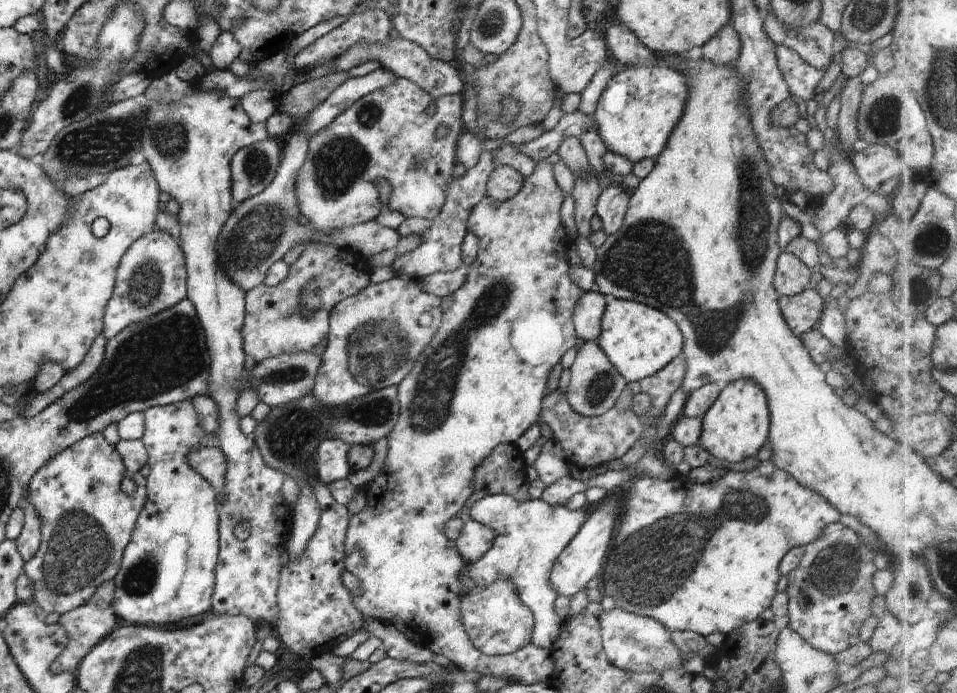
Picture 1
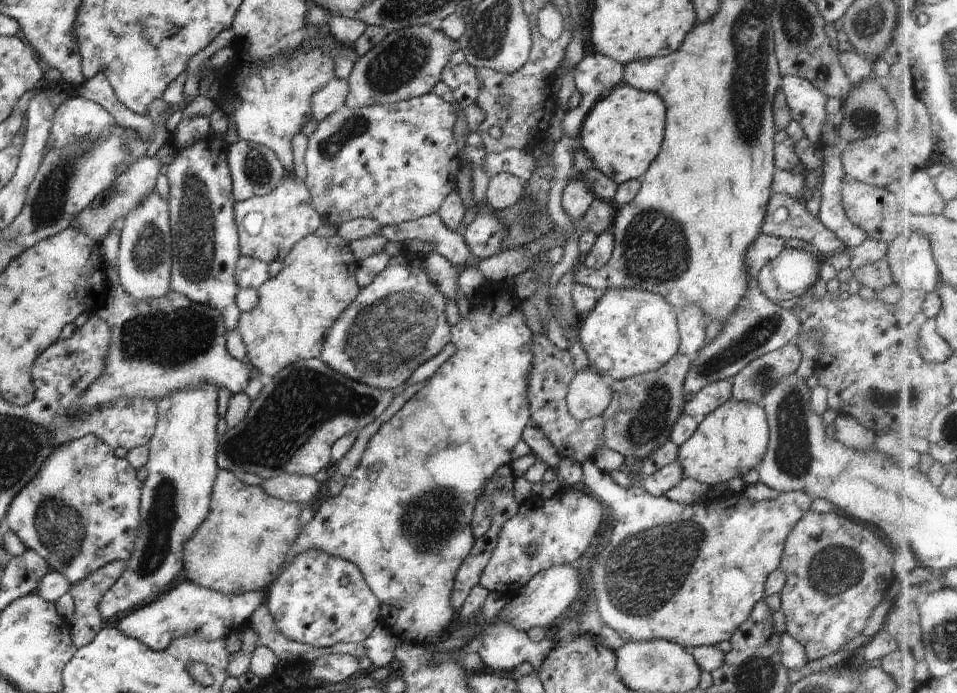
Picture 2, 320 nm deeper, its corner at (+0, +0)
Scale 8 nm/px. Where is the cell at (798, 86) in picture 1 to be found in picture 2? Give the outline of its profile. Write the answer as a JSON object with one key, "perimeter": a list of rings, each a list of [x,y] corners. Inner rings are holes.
{"perimeter":[[[782,76],[780,78],[780,88],[784,91],[787,105],[789,106],[790,116],[793,120],[796,120],[805,132],[806,138],[811,143],[819,144],[821,138],[822,127],[825,124],[826,119],[826,100],[828,97],[818,90],[811,82],[796,76]]]}

